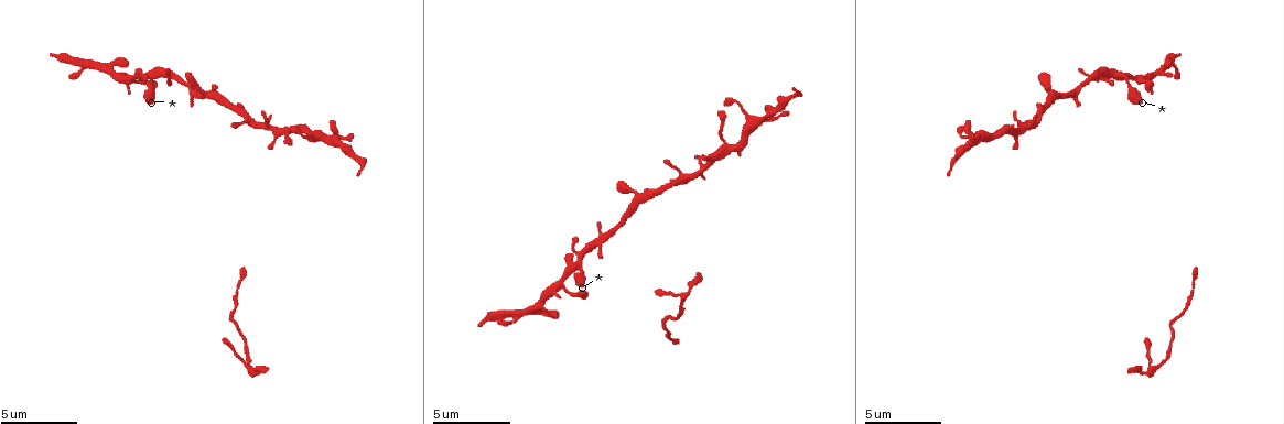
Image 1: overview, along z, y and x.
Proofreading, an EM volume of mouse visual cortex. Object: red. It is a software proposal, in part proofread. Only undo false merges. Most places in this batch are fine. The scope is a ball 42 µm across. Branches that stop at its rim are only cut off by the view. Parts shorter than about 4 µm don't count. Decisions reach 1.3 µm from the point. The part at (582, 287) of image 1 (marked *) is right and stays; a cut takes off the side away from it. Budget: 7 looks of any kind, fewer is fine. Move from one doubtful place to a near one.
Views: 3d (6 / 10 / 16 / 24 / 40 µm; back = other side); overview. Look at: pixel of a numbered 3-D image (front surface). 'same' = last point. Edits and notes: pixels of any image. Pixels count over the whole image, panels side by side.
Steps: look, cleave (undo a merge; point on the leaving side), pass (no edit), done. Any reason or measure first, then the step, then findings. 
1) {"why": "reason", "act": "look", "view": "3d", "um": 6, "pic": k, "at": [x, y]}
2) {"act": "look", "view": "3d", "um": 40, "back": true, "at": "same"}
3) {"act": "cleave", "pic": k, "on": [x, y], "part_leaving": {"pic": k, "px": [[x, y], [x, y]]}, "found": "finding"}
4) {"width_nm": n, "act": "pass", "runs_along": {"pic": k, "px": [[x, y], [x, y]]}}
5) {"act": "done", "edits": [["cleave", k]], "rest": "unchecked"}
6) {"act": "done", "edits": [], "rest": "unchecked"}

{"why": "looks like a crossing", "act": "look", "view": "3d", "um": 10, "pic": 1, "at": [569, 263]}

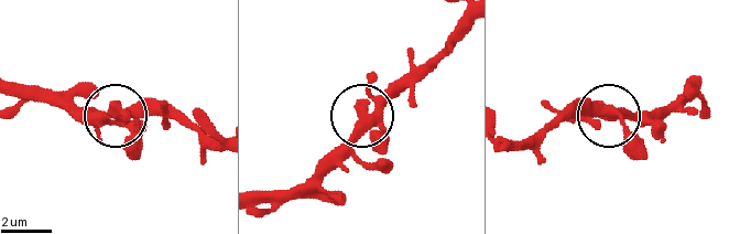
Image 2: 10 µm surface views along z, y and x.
{"side_arm_um": 8, "act": "pass", "found": "continuous, no second neuron"}

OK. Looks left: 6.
{"why": "calibre changes", "act": "look", "view": "3d", "um": 10, "pic": 1, "at": [75, 62]}

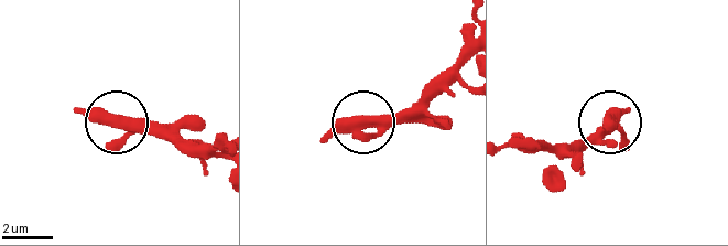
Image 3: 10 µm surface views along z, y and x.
{"arms": 3, "act": "pass", "found": "all the same neuron"}

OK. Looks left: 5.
{"why": "thin neck", "act": "look", "view": "3d", "um": 10, "pic": 1, "at": [678, 343]}

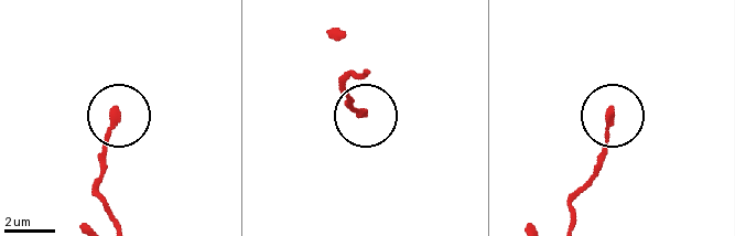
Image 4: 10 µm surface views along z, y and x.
{"act": "pass", "found": "all the same neuron"}

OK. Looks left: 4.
{"why": "four arms meet", "act": "look", "view": "3d", "um": 10, "pic": 1, "at": [711, 161]}

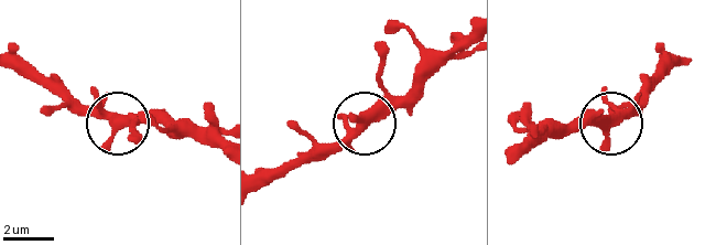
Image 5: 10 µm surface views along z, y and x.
{"arms": 4, "act": "pass", "runs_along": {"pic": 5, "px": [[679, 64], [609, 123], [559, 123]]}, "found": "continuous, no second neuron"}

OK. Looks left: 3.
{"act": "done", "edits": [], "rest": "unchecked"}

